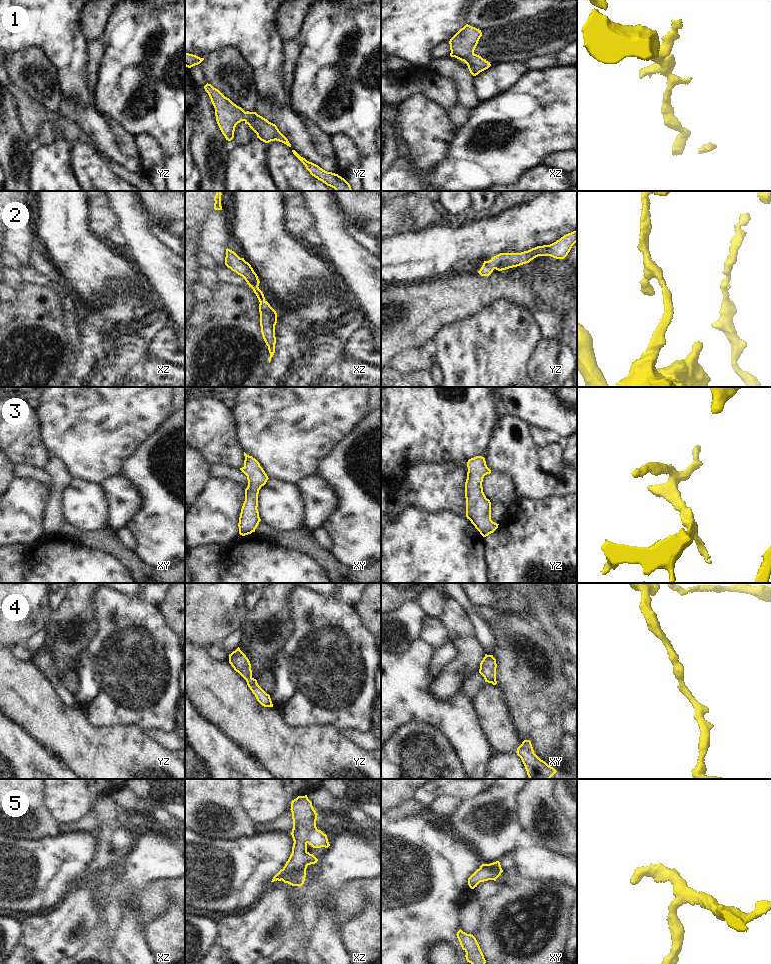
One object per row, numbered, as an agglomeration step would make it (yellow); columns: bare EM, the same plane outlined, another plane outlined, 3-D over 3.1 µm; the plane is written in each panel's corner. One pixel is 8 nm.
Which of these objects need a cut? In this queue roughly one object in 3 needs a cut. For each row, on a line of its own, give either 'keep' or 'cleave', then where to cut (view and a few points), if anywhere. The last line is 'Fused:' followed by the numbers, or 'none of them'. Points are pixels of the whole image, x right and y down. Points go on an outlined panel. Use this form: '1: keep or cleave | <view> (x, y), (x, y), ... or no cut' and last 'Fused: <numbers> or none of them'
1: keep | no cut
2: keep | no cut
3: keep | no cut
4: keep | no cut
5: keep | no cut
Fused: none of them

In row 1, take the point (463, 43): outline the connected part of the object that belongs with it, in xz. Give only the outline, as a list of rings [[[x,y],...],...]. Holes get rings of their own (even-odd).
[[[466,24],[449,41],[450,56],[464,61],[473,76],[491,66],[490,62],[474,53],[481,36],[481,30]]]

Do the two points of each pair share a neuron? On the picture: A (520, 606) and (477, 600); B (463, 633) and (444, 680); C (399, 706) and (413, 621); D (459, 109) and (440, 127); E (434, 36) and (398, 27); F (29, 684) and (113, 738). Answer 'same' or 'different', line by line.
A: same
B: same
C: different
D: different
E: same
F: same

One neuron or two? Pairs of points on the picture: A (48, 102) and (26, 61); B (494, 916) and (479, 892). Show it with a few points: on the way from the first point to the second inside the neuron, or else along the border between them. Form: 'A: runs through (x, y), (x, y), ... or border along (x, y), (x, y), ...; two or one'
A: runs through (46, 92), (32, 71); one
B: border along (496, 881), (497, 891), (482, 900); two

